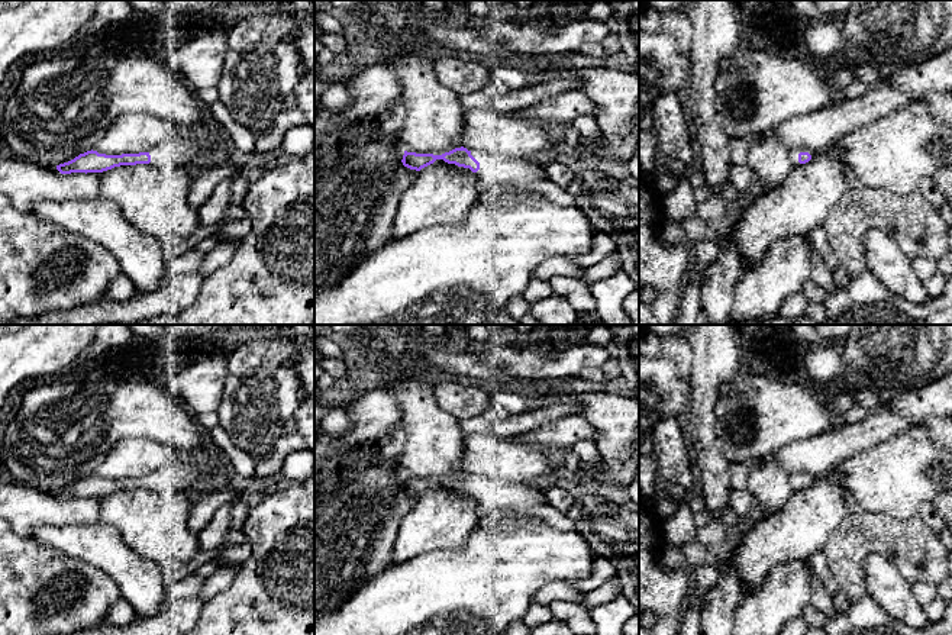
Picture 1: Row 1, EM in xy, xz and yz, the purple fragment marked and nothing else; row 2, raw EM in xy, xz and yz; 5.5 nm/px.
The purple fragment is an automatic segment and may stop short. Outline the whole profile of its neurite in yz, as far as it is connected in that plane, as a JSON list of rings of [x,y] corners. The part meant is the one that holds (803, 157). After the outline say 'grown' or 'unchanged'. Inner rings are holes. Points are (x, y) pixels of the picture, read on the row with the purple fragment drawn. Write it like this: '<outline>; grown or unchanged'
[[[788,148],[788,155],[790,155],[790,161],[793,168],[809,162],[814,155],[817,154],[823,154],[826,151],[810,151],[807,148]]]; grown

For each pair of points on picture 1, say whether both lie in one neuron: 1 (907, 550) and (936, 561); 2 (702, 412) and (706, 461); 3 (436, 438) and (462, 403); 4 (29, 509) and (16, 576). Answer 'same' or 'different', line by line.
1: same
2: same
3: different
4: different

